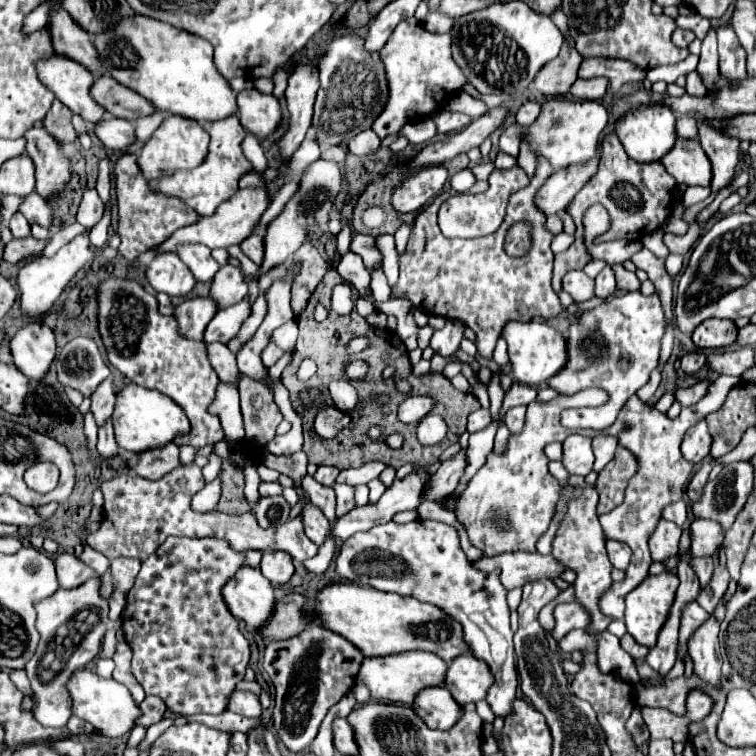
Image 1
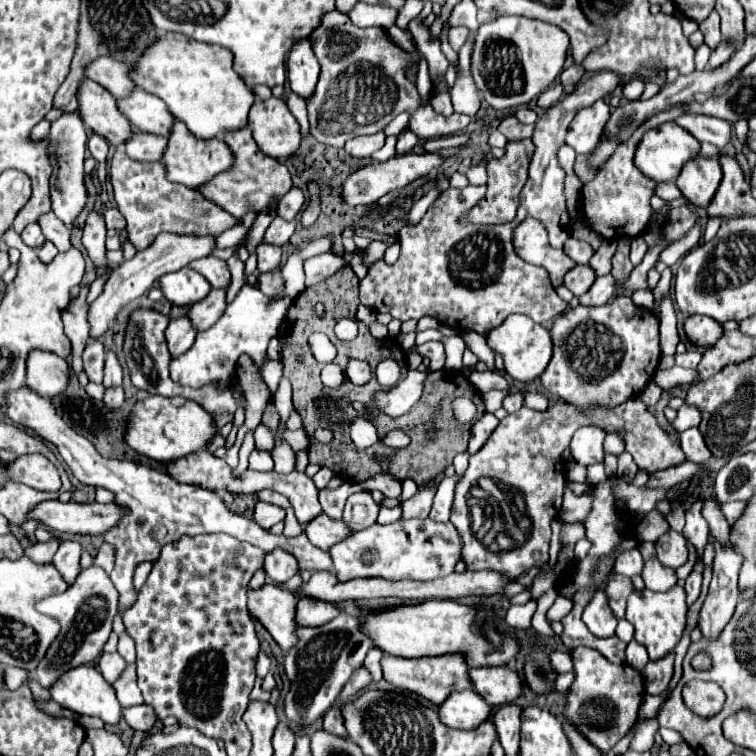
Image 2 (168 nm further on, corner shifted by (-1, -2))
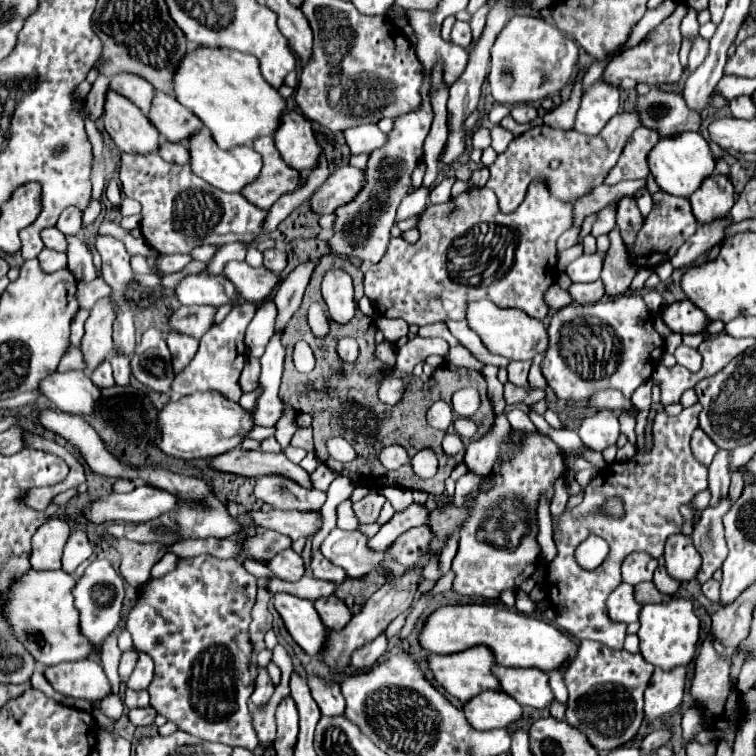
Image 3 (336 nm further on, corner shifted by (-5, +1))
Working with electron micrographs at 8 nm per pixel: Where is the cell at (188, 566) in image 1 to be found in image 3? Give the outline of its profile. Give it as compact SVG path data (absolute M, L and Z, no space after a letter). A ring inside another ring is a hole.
M266 530L256 536L244 536L242 542L238 542L238 556L228 560L220 560L210 554L178 558L178 564L172 572L150 580L138 590L126 628L132 634L134 648L150 654L154 660L154 678L148 686L150 706L156 708L158 714L172 720L180 730L202 740L228 744L232 748L254 750L258 746L258 736L252 726L252 712L248 708L248 698L254 692L254 682L258 676L258 664L252 660L254 644L250 642L248 632L250 610L256 600L258 582L244 568L244 560L252 558L258 562L270 562L280 550L290 546L290 538L274 530Z

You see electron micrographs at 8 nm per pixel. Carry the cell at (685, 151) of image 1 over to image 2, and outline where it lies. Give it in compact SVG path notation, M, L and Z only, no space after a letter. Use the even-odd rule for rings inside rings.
M694 159L686 163L682 175L676 179L678 189L694 207L708 207L722 181L722 167L716 159Z

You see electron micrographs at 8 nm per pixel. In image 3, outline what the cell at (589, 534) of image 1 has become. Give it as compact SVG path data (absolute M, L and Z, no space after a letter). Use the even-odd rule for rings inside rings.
M642 582L634 586L634 598L638 600L638 604L650 604L650 602L662 602L664 598L670 598L670 596L658 592L658 588L652 582Z

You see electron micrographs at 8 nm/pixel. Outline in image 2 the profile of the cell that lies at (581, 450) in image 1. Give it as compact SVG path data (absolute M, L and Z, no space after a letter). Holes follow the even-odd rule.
M580 427L570 443L572 455L580 465L592 465L604 461L604 437L606 431L600 427Z

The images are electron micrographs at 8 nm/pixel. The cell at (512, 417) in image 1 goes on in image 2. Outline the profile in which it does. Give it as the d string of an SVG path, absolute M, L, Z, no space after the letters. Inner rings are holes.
M518 391L518 393L508 395L508 397L504 399L504 409L506 409L508 413L516 413L516 411L524 405L522 399L524 399L524 391Z

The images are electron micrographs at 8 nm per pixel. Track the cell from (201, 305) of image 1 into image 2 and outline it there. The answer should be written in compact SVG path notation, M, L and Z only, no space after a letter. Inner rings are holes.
M188 317L170 321L170 325L166 329L166 343L168 343L172 357L186 353L194 345L194 339L196 339L196 329L192 327Z

